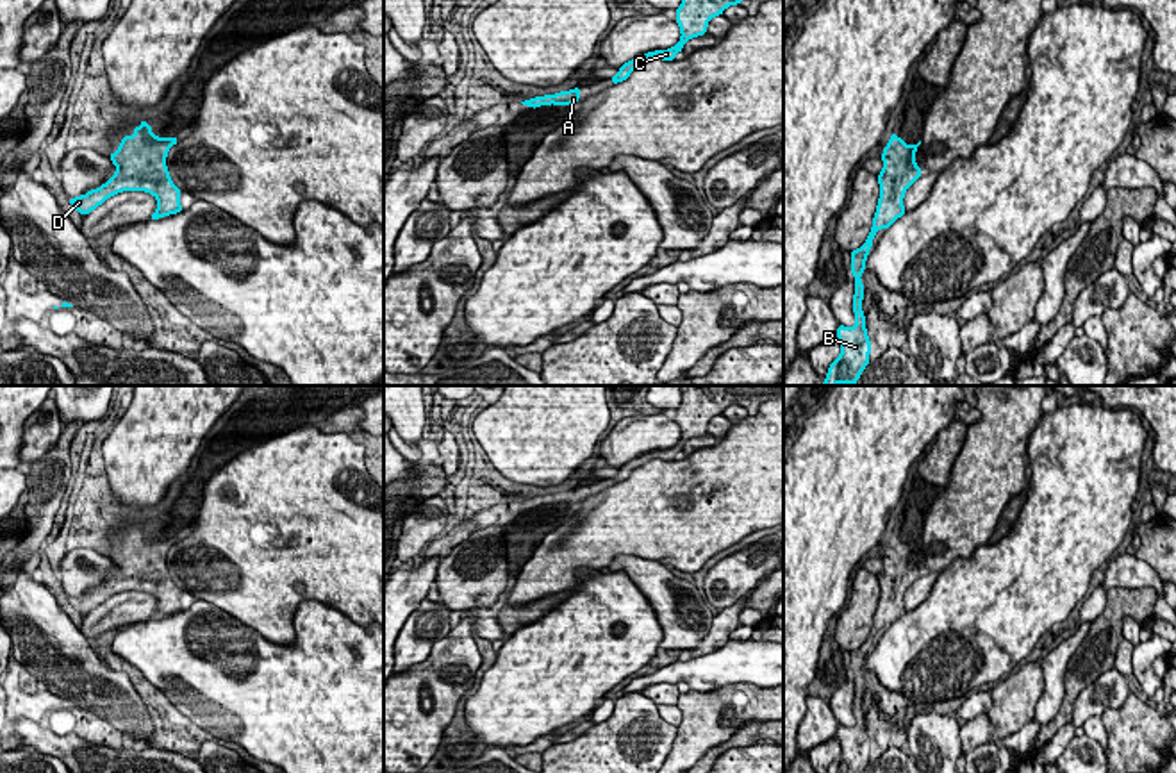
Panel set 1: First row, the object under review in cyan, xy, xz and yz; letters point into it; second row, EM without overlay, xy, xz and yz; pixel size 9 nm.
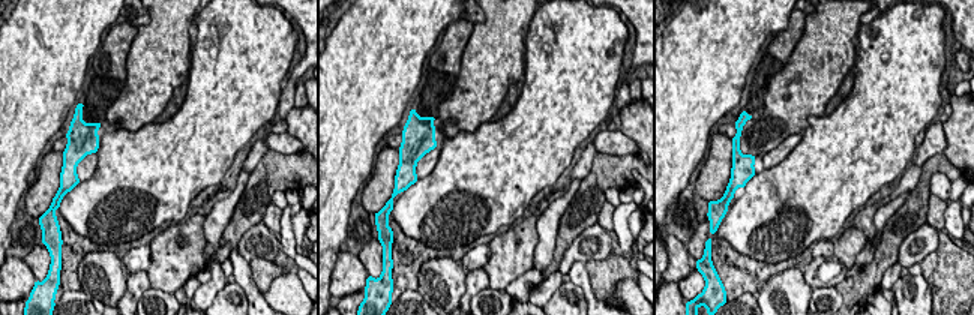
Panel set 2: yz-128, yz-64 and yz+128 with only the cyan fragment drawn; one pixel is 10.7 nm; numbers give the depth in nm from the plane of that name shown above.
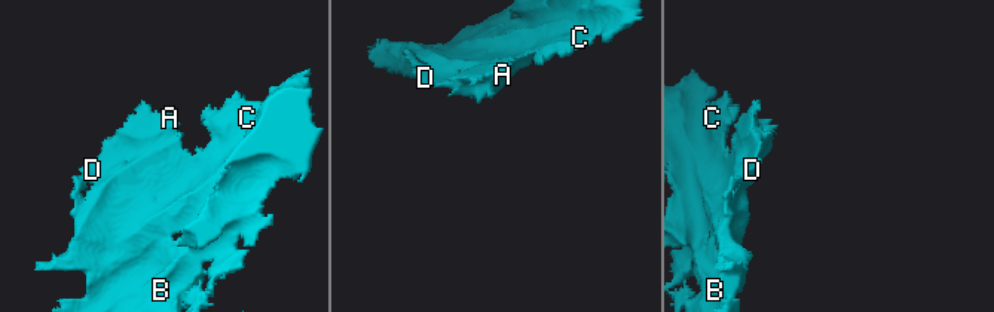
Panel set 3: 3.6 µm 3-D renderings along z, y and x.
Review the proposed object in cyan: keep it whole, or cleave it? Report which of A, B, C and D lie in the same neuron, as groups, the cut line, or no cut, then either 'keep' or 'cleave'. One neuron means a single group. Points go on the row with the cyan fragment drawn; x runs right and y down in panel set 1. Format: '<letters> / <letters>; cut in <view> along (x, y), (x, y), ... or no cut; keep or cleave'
A B C D; no cut; keep

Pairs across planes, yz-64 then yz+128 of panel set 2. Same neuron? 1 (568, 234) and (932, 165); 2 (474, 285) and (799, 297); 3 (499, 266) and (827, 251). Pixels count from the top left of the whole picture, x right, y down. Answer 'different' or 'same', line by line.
1: same
2: different
3: different

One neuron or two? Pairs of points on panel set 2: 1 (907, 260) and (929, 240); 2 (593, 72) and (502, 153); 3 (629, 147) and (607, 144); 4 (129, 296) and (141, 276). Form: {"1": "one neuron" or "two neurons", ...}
{"1": "one neuron", "2": "one neuron", "3": "one neuron", "4": "one neuron"}

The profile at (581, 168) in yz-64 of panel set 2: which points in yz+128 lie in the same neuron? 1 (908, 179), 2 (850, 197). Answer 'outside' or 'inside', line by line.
1: inside
2: outside

